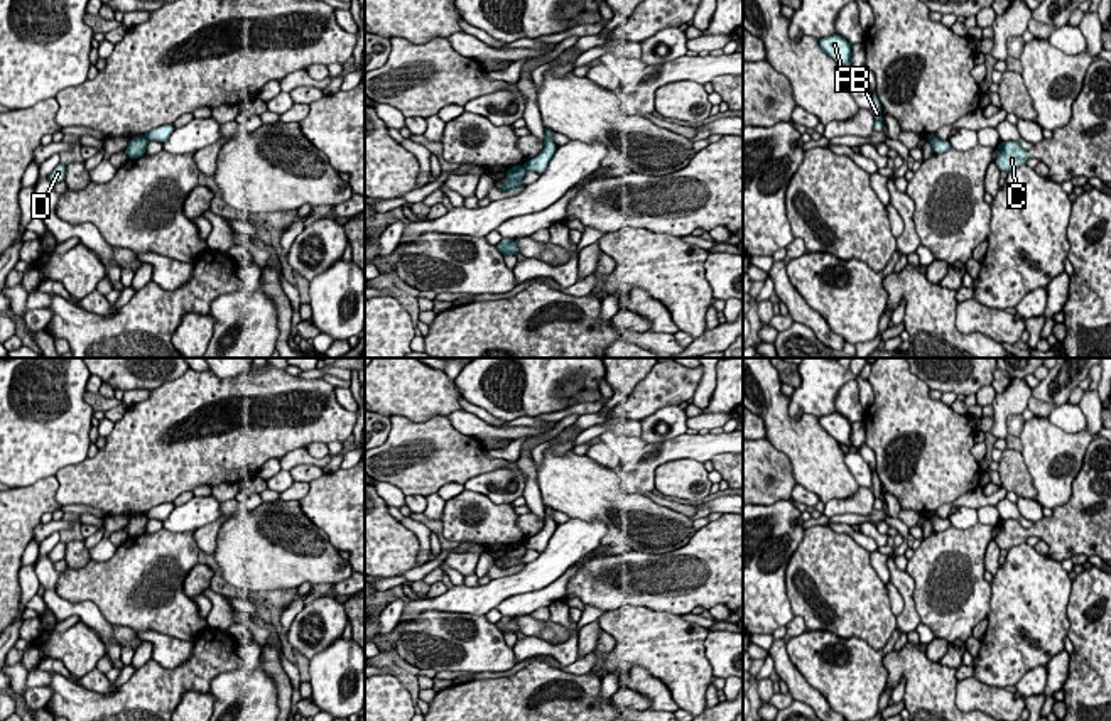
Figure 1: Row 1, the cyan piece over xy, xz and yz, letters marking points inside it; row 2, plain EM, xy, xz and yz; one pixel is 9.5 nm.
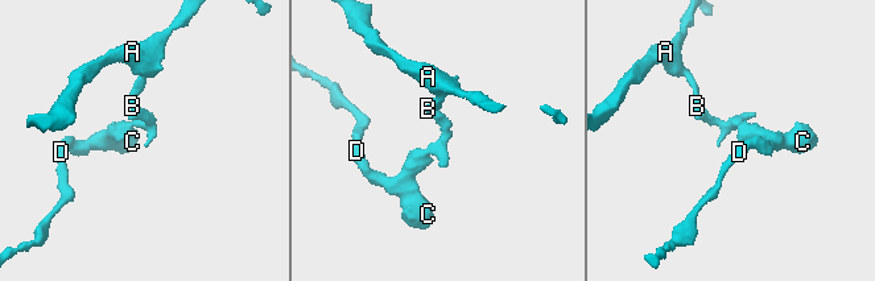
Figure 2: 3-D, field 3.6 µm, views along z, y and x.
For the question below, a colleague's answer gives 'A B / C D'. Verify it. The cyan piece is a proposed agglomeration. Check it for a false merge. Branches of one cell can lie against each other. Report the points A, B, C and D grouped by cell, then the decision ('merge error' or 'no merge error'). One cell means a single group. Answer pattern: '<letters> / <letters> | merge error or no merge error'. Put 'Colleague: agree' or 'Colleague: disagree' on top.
Colleague: agree
A B / C D | merge error

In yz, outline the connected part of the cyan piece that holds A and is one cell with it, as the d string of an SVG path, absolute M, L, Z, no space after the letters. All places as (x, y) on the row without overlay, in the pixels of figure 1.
M839 412L819 417L821 427L836 439L837 444L851 447L851 420Z

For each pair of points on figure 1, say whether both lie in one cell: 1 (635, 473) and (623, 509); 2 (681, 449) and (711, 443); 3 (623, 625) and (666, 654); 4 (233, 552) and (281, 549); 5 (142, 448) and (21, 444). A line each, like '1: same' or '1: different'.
1: different
2: same
3: same
4: same
5: different

